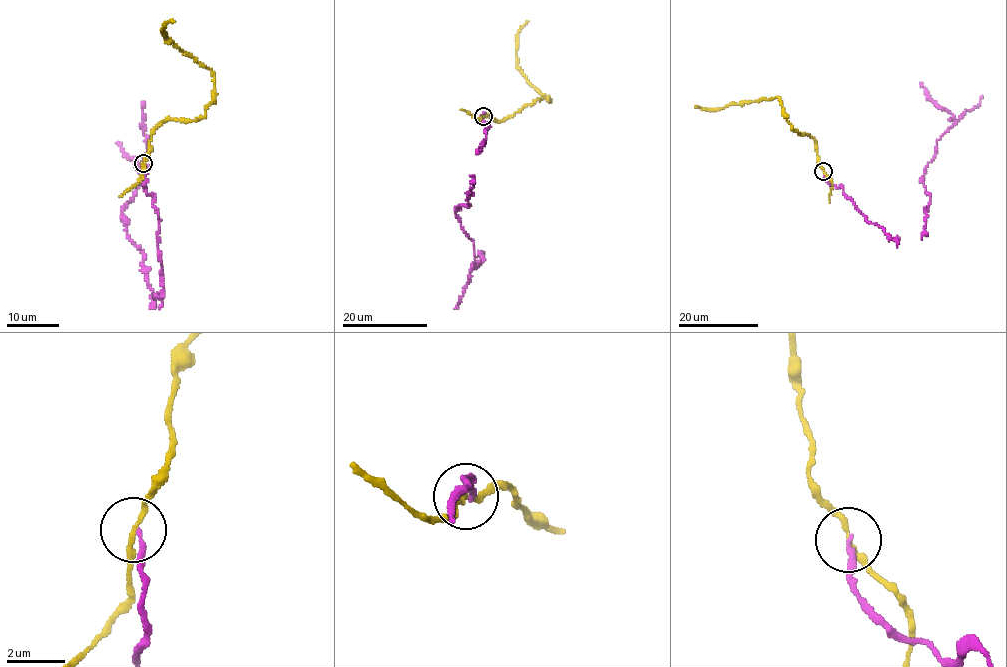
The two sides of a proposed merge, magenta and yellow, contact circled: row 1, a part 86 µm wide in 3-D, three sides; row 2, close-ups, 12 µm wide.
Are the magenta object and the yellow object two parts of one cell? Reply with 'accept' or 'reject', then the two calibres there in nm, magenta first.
reject; calibres 140 and 160 nm

